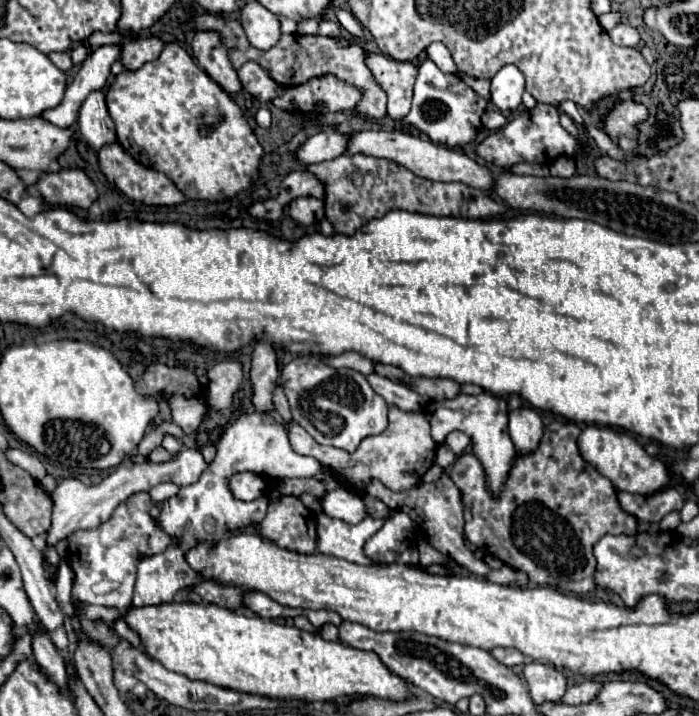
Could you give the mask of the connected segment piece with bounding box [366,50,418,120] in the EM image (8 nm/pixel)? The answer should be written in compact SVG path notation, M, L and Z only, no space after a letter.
M366 50L366 66L372 70L376 84L388 96L386 116L392 120L402 120L412 106L412 88L418 68L412 62L398 62L370 50Z

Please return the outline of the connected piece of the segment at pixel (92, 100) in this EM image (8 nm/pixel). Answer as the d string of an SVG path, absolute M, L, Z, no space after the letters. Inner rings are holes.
M98 90L86 98L78 116L78 130L88 148L92 148L94 152L98 152L102 146L116 142L114 122L108 114L104 92Z

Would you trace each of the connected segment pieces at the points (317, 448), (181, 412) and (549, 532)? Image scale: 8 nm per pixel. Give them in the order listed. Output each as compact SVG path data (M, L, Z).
M390 406L388 428L378 436L364 438L354 452L346 452L346 450L340 450L340 448L334 448L334 446L318 444L296 422L292 422L288 426L288 436L290 436L290 446L298 454L312 456L326 468L330 468L330 462L334 462L334 472L342 480L344 488L348 488L350 492L358 494L364 500L366 514L372 516L372 518L386 518L390 514L390 508L384 502L380 502L378 498L366 494L370 480L378 480L394 492L408 490L412 486L416 486L422 480L422 476L428 472L428 468L434 464L434 456L436 456L436 448L438 448L438 444L430 436L430 424L424 418L424 414L420 414L420 412L418 414L406 414L406 412L398 410L396 406Z
M172 396L170 398L170 408L174 422L186 432L186 434L196 434L196 430L202 424L204 416L204 402L200 398L182 398L182 396Z
M554 420L550 426L546 426L540 446L538 446L532 454L528 454L528 456L518 456L518 458L516 458L516 462L514 462L514 466L512 466L512 472L510 472L510 478L508 478L508 482L506 482L506 486L504 486L504 490L502 490L502 494L500 494L498 498L494 498L494 496L488 492L486 482L484 482L484 468L482 468L482 464L478 462L478 458L476 458L474 454L462 454L462 456L458 456L456 462L454 462L454 466L452 466L450 478L454 480L454 484L456 484L456 486L460 488L460 492L462 492L462 502L464 502L464 508L466 508L466 510L464 510L464 518L466 518L466 528L464 528L464 530L466 530L466 540L468 540L470 544L474 544L476 548L480 548L480 550L484 550L484 552L488 552L488 554L500 558L506 566L524 572L524 574L528 576L530 584L534 584L534 586L552 586L552 588L558 588L558 590L562 590L562 592L570 592L570 594L584 596L584 594L588 594L588 592L592 592L592 590L596 588L596 584L594 584L594 566L596 566L596 562L594 562L594 554L592 554L594 542L598 542L598 538L602 538L602 534L630 534L630 530L636 530L636 520L634 520L632 514L628 514L628 512L624 512L624 510L620 508L618 498L616 498L616 488L612 486L612 482L610 482L606 476L602 476L598 470L594 470L594 466L590 466L590 464L580 456L578 444L576 444L578 434L580 434L578 424L568 422L568 420Z

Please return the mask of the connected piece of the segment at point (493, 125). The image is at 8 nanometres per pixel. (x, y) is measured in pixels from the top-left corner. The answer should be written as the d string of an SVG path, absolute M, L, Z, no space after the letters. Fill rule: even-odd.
M488 110L482 116L482 124L488 130L498 130L498 128L502 128L506 124L506 116L502 112L498 112L498 110Z

